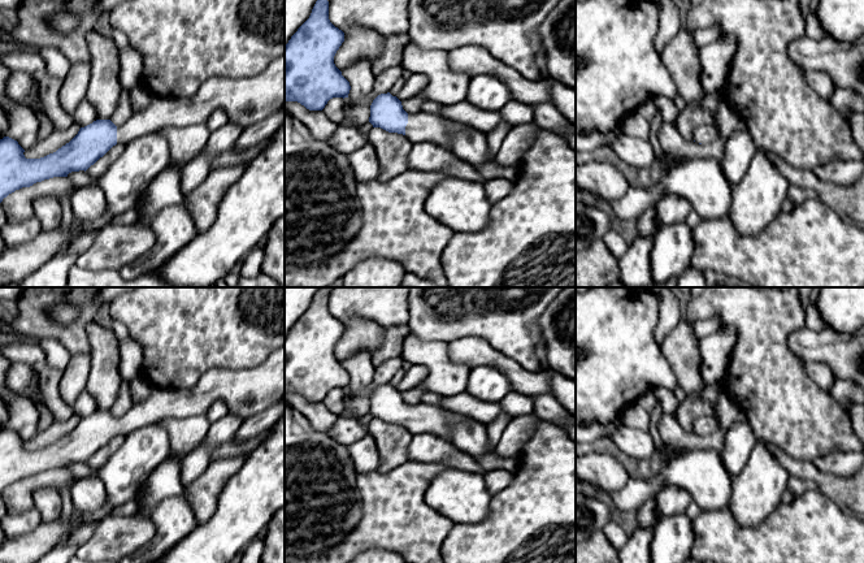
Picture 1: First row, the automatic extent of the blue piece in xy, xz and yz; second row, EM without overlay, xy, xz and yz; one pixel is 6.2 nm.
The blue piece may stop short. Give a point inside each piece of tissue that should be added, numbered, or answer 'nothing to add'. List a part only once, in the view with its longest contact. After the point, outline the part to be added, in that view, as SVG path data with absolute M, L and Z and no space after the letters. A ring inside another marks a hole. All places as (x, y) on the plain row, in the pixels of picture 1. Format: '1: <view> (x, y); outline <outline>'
1: xz (422, 418); outline M421 402L416 406L408 406L405 428L412 434L431 433L450 441L452 428L448 416L447 408Z

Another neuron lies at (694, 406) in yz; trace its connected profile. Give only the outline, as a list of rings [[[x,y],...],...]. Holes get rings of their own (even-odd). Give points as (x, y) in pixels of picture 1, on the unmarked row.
[[[705,385],[696,395],[687,395],[677,410],[677,423],[687,433],[694,433],[694,423],[703,415],[713,415],[715,404],[721,391]]]

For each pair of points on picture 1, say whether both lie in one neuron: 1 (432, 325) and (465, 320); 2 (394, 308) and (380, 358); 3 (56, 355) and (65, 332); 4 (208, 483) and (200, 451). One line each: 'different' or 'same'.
1: same
2: different
3: different
4: different

